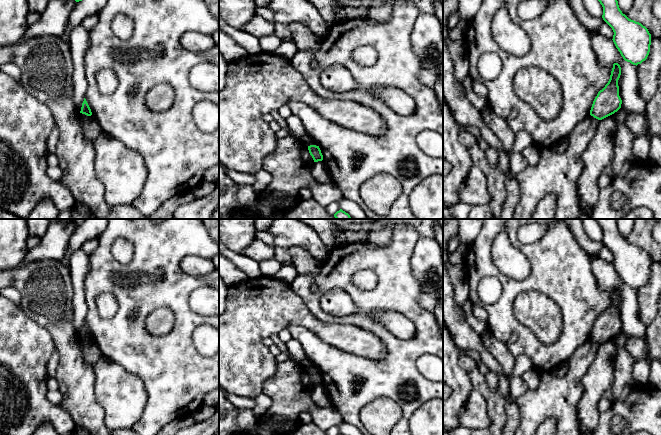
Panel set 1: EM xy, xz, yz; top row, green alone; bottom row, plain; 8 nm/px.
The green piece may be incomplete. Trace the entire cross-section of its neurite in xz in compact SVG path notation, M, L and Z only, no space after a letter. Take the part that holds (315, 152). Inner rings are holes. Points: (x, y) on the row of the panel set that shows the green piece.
M310 145L310 146L308 146L308 150L309 150L309 153L312 156L314 162L323 160L323 155L321 153L319 146Z

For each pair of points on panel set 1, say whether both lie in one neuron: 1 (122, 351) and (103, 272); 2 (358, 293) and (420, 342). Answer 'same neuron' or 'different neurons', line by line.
1: same neuron
2: same neuron

